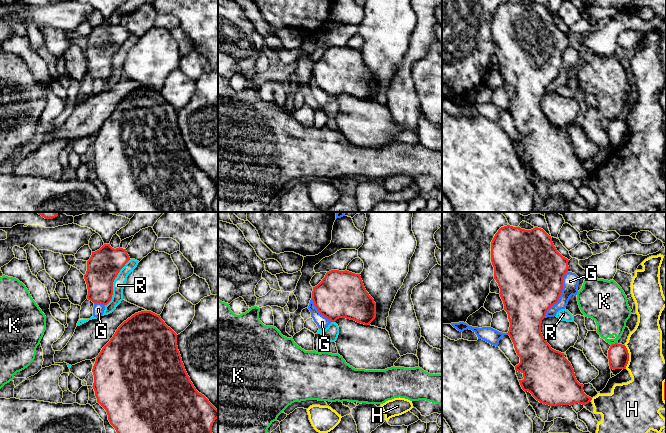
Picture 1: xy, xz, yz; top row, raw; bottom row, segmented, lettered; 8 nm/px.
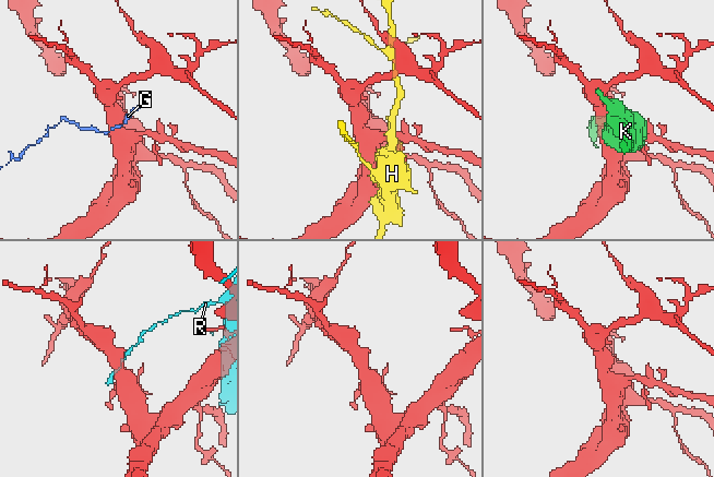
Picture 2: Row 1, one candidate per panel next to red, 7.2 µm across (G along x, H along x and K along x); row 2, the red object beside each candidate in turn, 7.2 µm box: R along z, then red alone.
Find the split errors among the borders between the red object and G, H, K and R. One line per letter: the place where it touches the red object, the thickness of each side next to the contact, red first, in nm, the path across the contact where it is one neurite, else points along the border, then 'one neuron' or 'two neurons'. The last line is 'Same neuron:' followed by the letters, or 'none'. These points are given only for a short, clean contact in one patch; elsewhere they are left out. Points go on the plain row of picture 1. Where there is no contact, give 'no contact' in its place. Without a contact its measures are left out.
G: yz (560, 70) | 500/130 nm | one neuron
H: yz (628, 132) | 170/300 nm | two neurons
K: yz (613, 120) | 170/280 nm | two neurons
R: xy (113, 57) | 260/100 nm | two neurons
Same neuron: G

